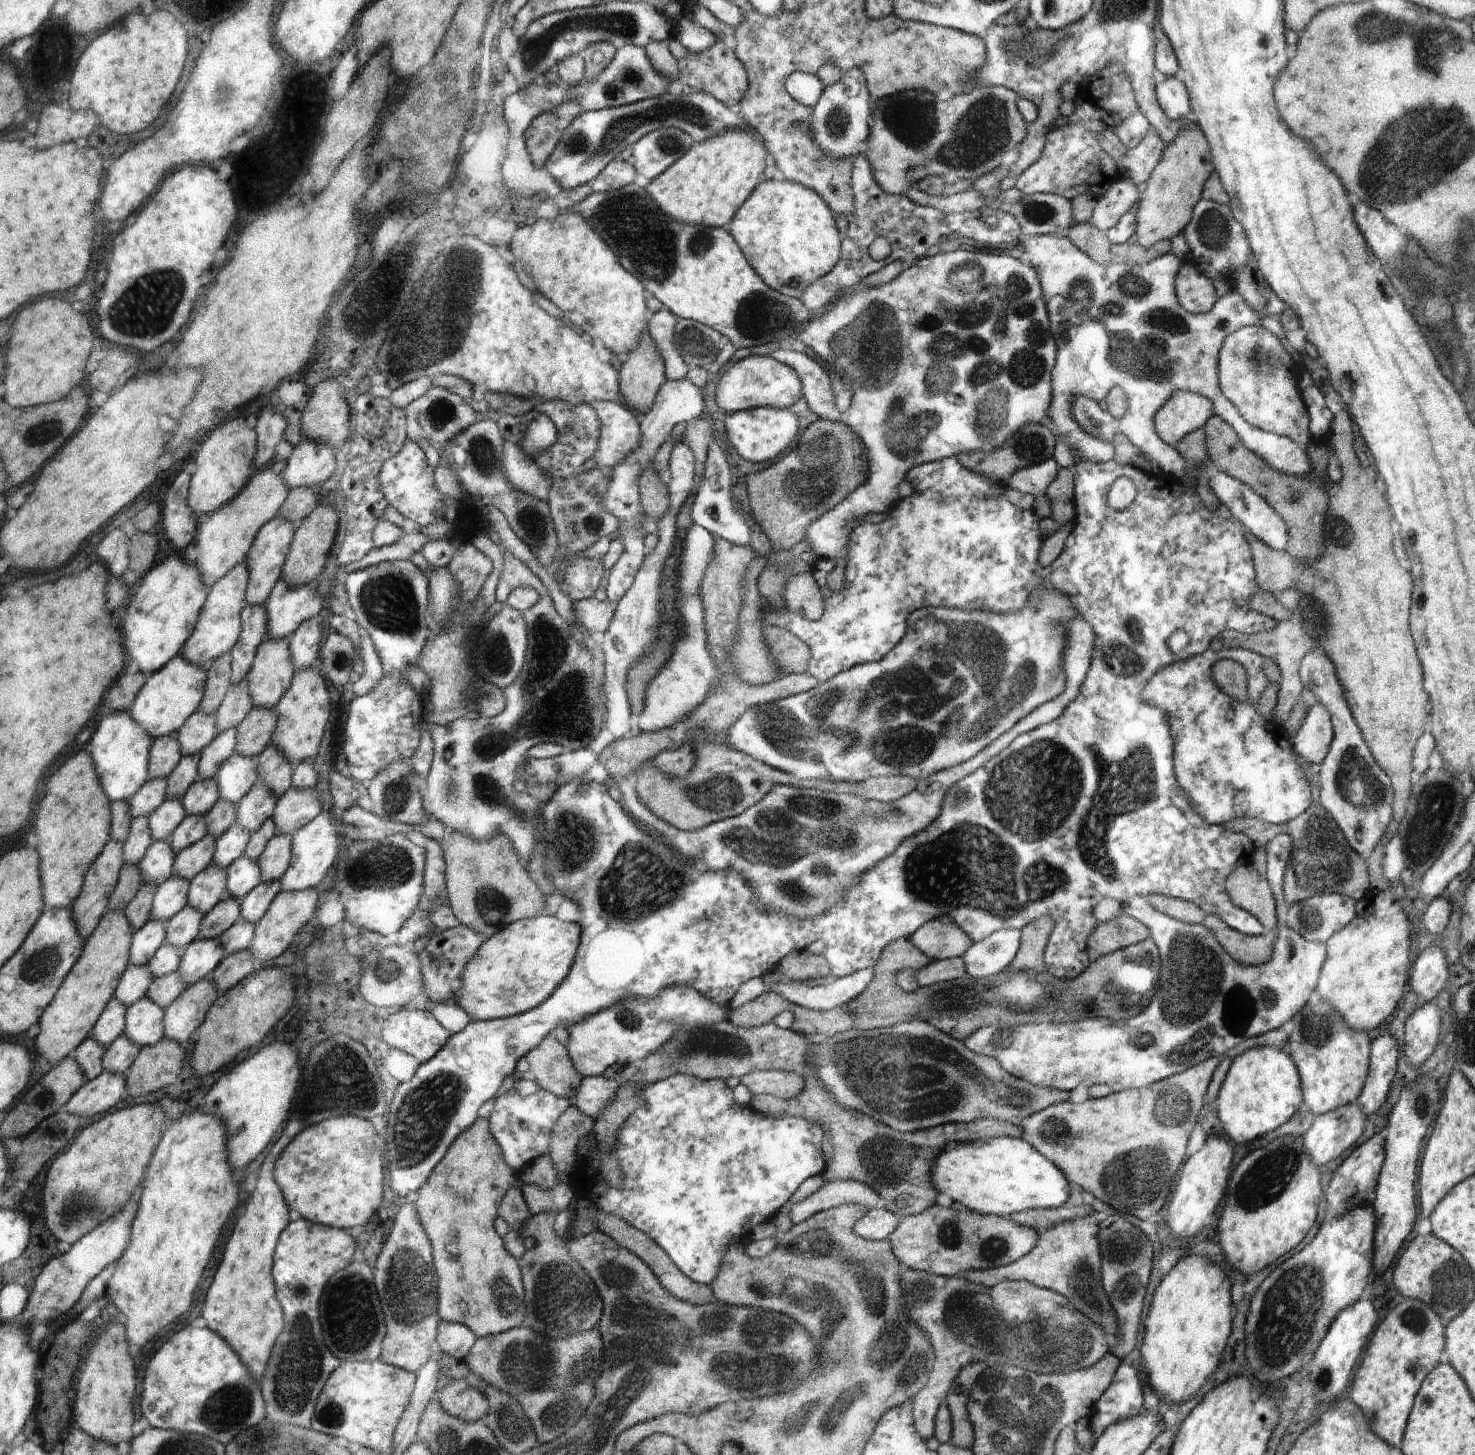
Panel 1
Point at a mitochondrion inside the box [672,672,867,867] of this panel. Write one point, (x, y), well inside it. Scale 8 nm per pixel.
(781, 727)

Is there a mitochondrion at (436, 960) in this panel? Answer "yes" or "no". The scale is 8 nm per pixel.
yes

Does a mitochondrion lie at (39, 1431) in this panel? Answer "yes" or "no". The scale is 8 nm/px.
no

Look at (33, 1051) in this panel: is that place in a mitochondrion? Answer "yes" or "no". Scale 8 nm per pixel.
no

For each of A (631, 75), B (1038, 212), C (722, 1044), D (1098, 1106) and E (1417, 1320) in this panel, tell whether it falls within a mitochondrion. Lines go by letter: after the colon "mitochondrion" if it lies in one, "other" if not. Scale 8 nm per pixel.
A: mitochondrion
B: mitochondrion
C: mitochondrion
D: other
E: mitochondrion

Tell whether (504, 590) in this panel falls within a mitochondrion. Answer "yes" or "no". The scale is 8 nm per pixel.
no

